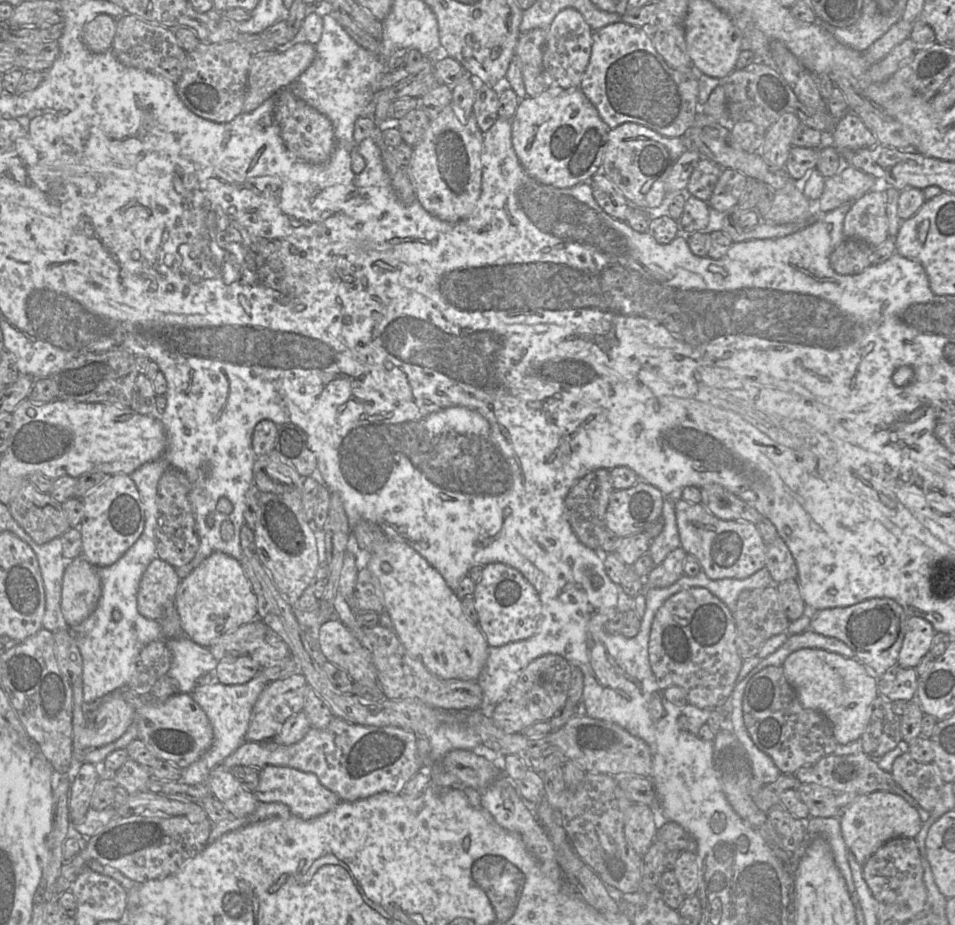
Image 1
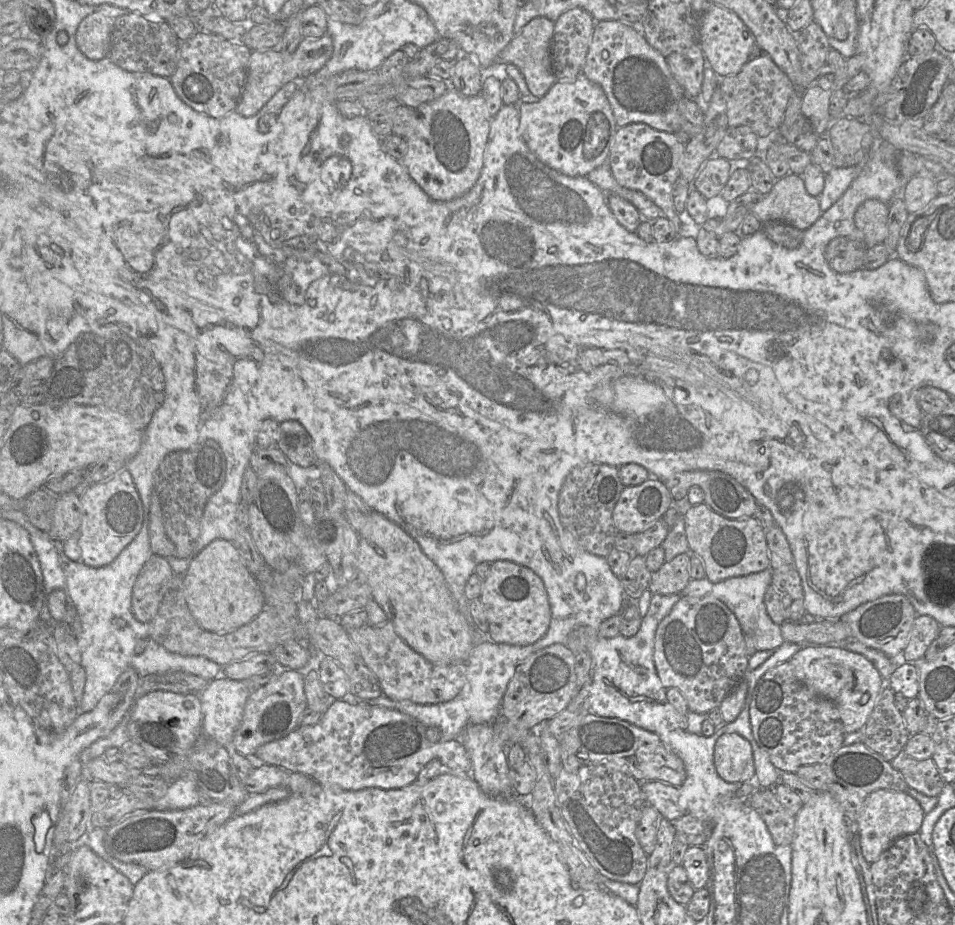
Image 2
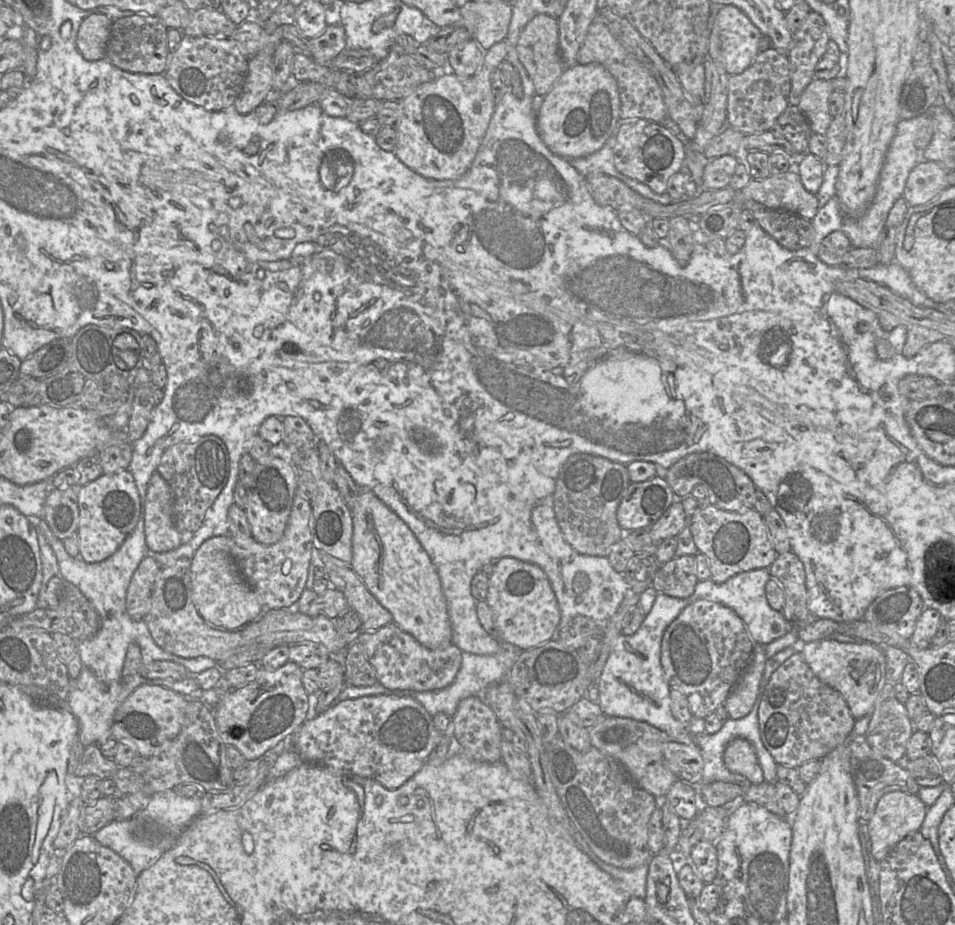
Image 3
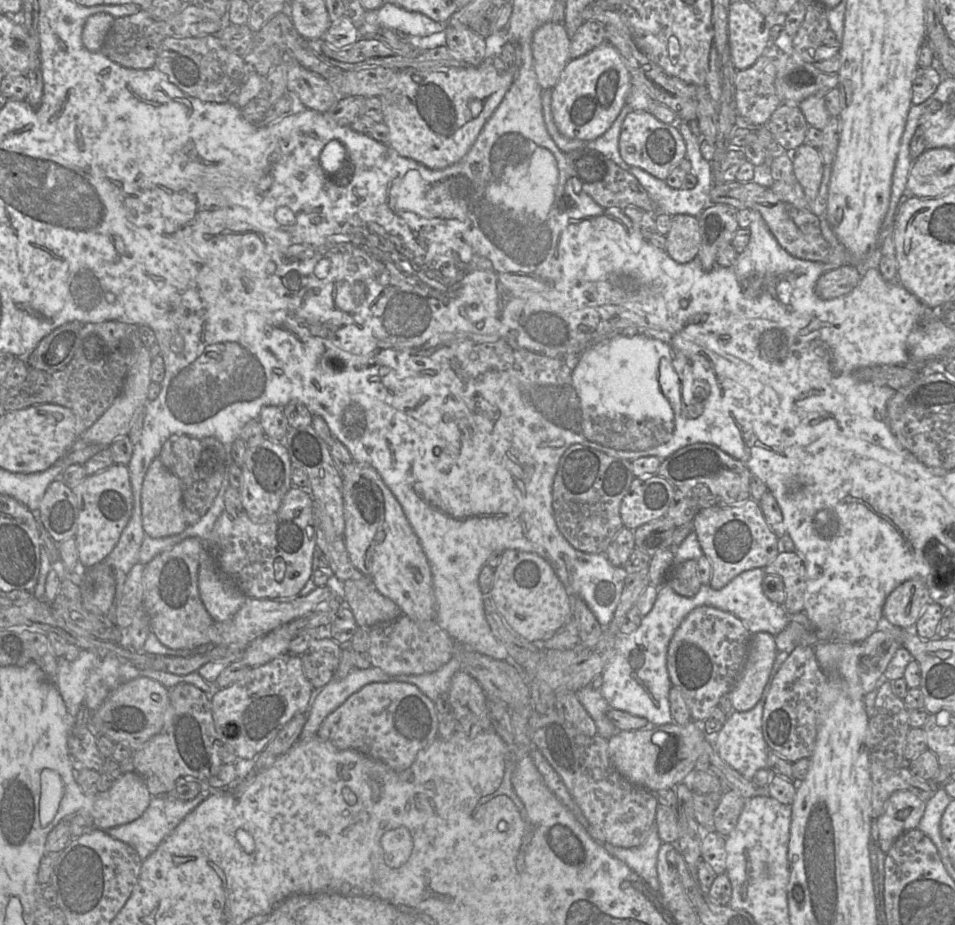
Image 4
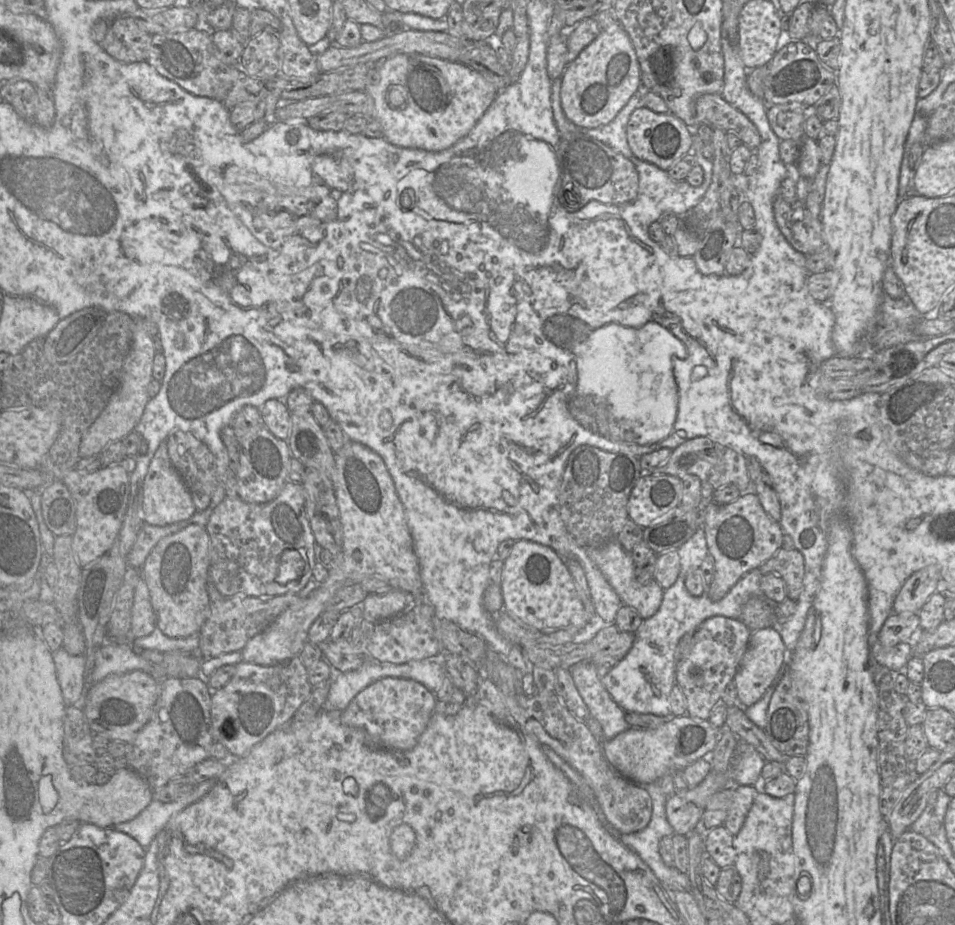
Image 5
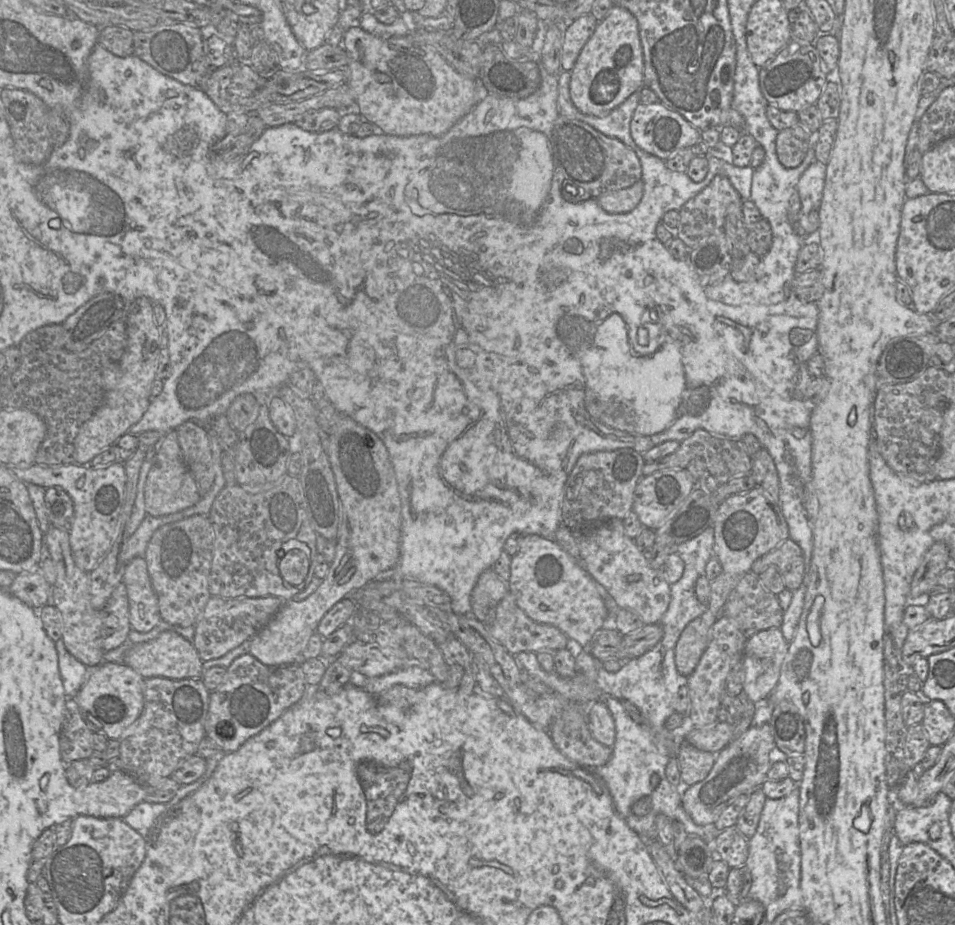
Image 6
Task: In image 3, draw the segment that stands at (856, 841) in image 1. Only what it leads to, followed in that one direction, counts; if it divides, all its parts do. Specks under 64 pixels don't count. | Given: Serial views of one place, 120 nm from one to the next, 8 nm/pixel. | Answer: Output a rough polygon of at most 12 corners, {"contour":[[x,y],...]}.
{"contour":[[884,794],[867,822],[881,861],[919,831],[927,807],[917,794]]}

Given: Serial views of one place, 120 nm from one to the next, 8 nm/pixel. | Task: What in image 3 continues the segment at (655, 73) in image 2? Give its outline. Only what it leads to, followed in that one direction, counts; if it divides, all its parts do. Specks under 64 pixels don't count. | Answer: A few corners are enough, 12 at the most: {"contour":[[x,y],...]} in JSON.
{"contour":[[602,22],[577,55],[615,78],[620,120],[667,117],[655,77]]}

